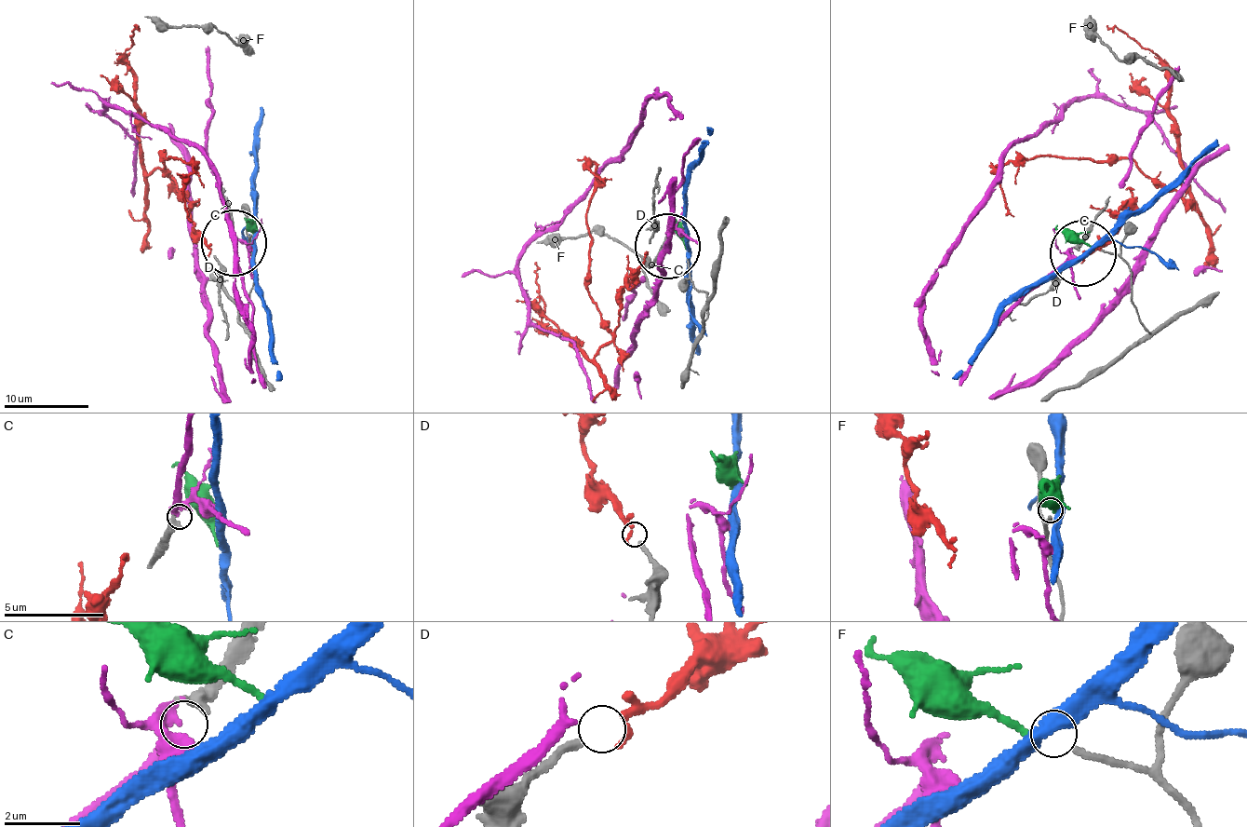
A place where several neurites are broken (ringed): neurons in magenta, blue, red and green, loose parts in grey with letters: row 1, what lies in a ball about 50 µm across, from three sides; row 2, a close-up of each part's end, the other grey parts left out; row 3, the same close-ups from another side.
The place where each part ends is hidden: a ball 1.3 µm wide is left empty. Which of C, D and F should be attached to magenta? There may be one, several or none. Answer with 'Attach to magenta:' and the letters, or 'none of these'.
Attach to magenta: C

